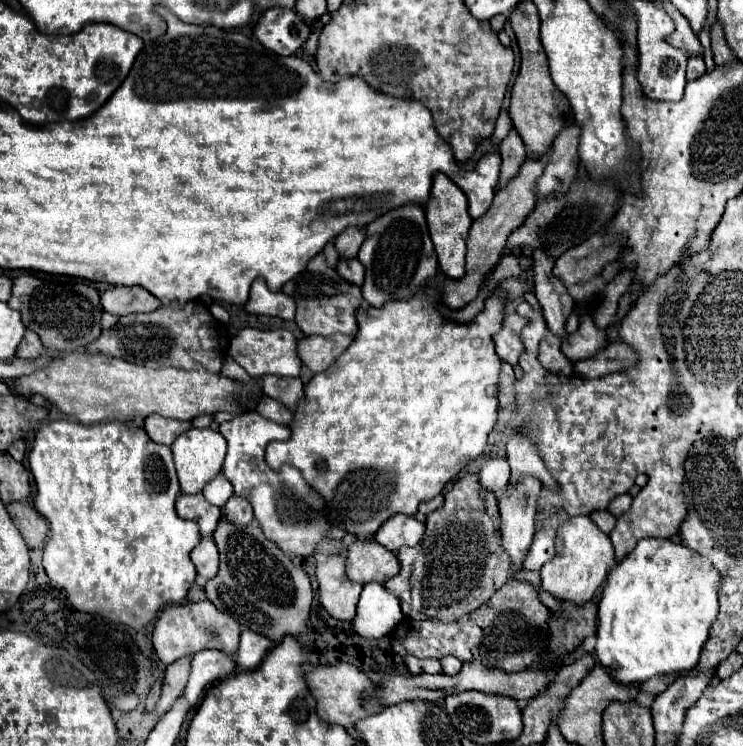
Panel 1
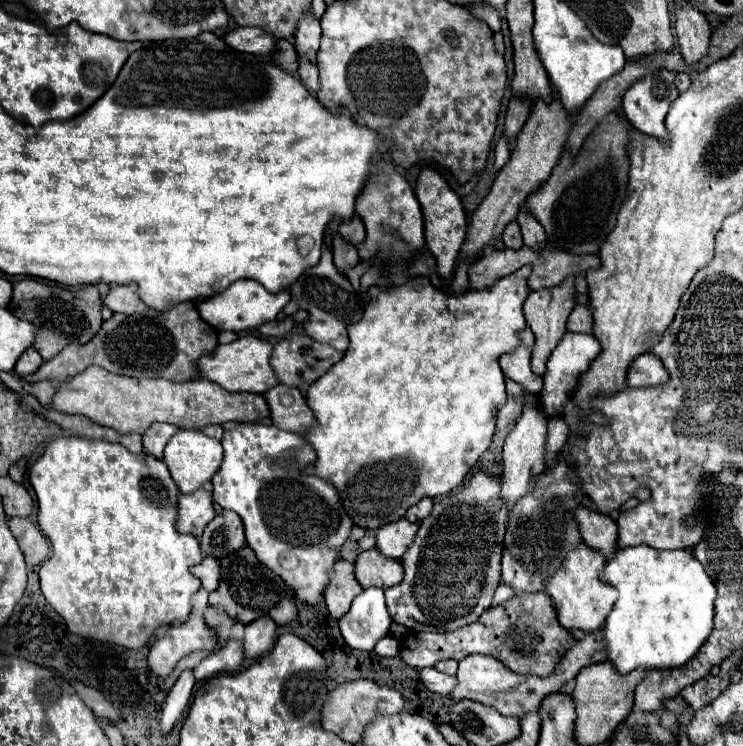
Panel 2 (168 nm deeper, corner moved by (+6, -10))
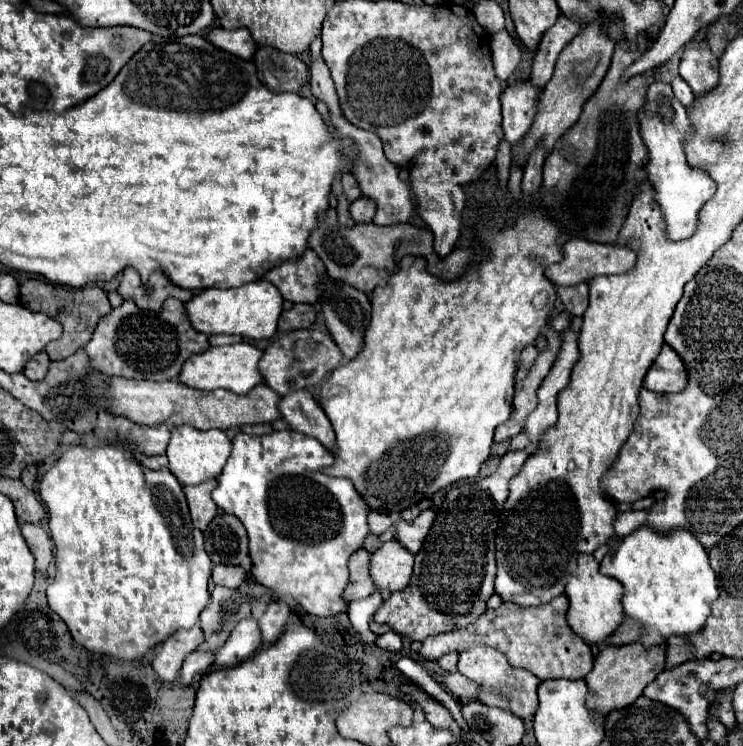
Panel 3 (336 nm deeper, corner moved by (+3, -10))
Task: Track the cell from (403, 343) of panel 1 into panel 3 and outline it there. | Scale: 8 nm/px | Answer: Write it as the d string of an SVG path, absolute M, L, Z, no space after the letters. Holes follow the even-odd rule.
M535 210L535 212L521 212L517 216L511 216L507 212L503 212L499 216L487 216L477 224L477 238L481 240L481 250L489 252L489 256L485 256L485 260L481 260L481 264L473 264L473 268L469 268L469 272L465 272L465 276L451 280L451 282L431 276L425 270L425 260L421 256L405 256L403 260L399 260L397 266L401 266L401 268L389 276L387 286L375 288L375 296L371 300L373 316L371 316L371 324L365 332L365 348L359 352L357 358L335 368L331 378L327 380L327 384L321 390L321 406L337 434L335 464L331 468L327 468L327 474L349 478L355 484L357 492L365 498L365 502L373 510L383 508L387 512L401 512L401 510L417 504L419 500L431 498L437 490L449 486L457 480L475 478L479 474L481 464L489 456L495 428L499 424L507 422L511 416L513 394L515 394L515 372L517 372L521 350L527 344L533 344L535 338L539 336L541 328L549 322L557 292L555 292L553 282L549 278L545 278L545 268L563 258L561 246L571 236L563 234L559 224L553 222L549 216L545 216L541 210Z

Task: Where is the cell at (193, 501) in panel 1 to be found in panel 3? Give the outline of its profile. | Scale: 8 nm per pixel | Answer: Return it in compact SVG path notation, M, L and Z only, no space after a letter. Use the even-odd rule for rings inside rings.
M213 478L213 480L201 482L197 486L185 486L183 488L185 490L185 496L187 496L187 502L189 502L193 526L199 528L199 530L205 530L207 524L217 514L217 506L211 500L211 492L215 490L215 486L217 486L217 480Z

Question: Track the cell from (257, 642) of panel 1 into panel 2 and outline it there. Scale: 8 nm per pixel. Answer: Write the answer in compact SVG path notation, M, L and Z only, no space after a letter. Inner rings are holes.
M268 616L258 618L258 620L254 620L254 624L246 626L246 634L244 634L244 640L242 640L244 656L248 660L256 660L262 654L266 654L274 646L276 630L278 628L276 628L274 620L270 620Z

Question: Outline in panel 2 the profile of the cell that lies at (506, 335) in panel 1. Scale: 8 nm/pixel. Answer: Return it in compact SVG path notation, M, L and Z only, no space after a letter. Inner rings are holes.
M520 344L516 350L512 350L508 354L502 354L498 362L500 362L500 368L502 368L506 378L518 382L526 392L538 394L544 384L542 384L542 376L532 372L530 352L532 352L532 348Z

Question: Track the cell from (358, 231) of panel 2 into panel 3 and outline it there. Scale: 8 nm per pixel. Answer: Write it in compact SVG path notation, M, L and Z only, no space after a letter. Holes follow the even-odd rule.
M359 196L357 200L353 200L351 204L351 216L355 222L359 224L367 224L373 220L375 216L375 202L371 198L365 198L365 196Z

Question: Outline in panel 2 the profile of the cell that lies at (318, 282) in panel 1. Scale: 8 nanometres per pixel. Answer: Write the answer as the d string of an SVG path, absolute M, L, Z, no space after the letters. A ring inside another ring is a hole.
M324 250L320 264L306 270L292 286L290 286L292 300L298 302L302 310L308 312L308 320L304 322L304 332L312 338L318 340L320 344L330 344L344 352L348 348L348 334L346 326L362 318L364 314L364 300L362 296L354 290L354 286L348 282L346 276L342 276L336 266L332 264L332 252Z

